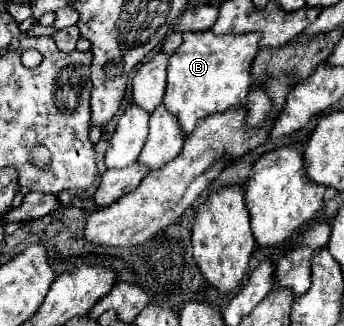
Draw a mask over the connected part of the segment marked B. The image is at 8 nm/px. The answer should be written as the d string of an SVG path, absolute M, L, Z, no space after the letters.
M211 30L185 32L183 44L169 58L167 92L163 104L173 112L185 134L191 134L197 120L225 112L231 106L241 106L247 100L251 86L251 66L259 52L261 34L223 34L215 36Z

